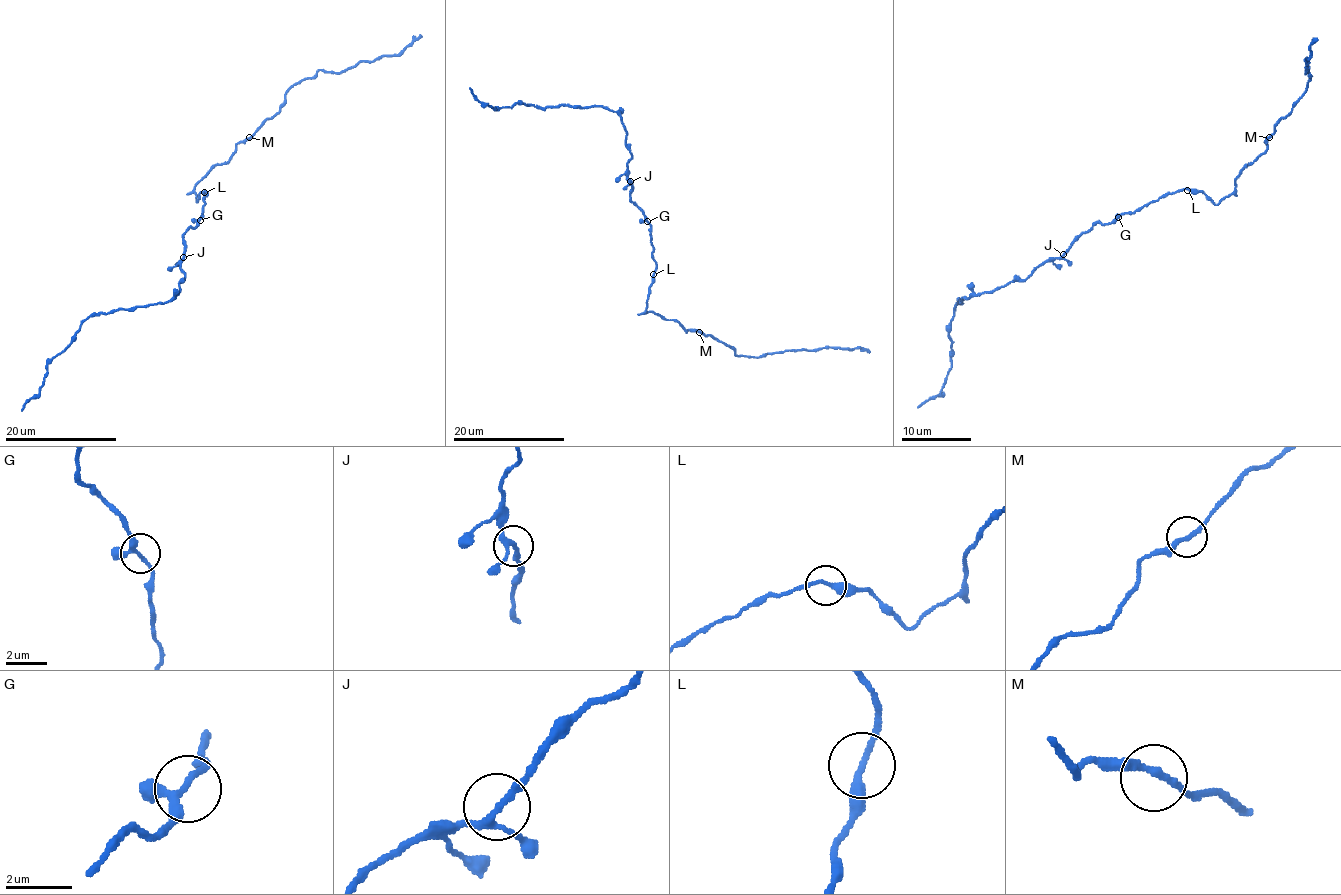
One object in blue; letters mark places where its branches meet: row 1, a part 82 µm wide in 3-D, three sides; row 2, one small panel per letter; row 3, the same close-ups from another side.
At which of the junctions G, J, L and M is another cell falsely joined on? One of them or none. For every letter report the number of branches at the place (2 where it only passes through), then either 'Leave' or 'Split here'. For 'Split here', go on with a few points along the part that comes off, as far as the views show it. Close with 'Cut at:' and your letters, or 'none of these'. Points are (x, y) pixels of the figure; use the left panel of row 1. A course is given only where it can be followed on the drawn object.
G: Branches: 3. Leave
J: Branches: 3. Leave
L: Branches: 2. Leave
M: Branches: 2. Leave
Cut at: none of these

